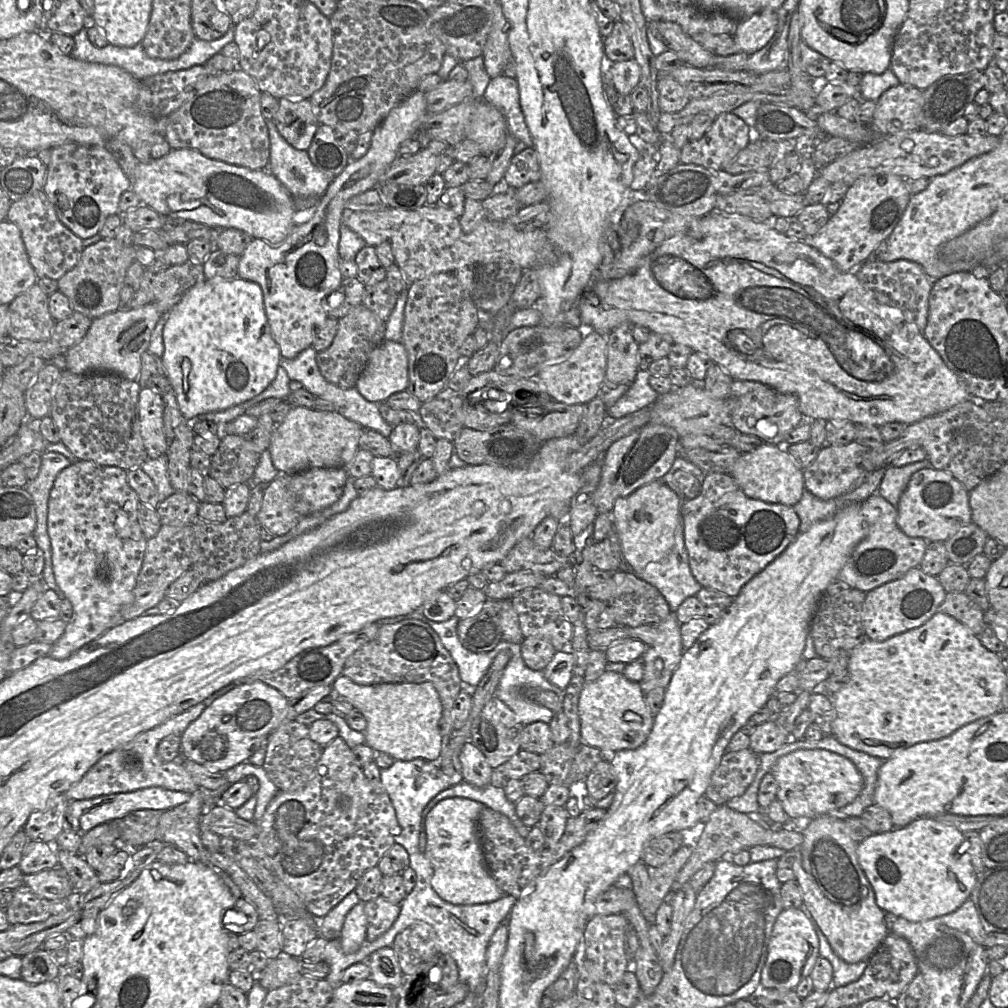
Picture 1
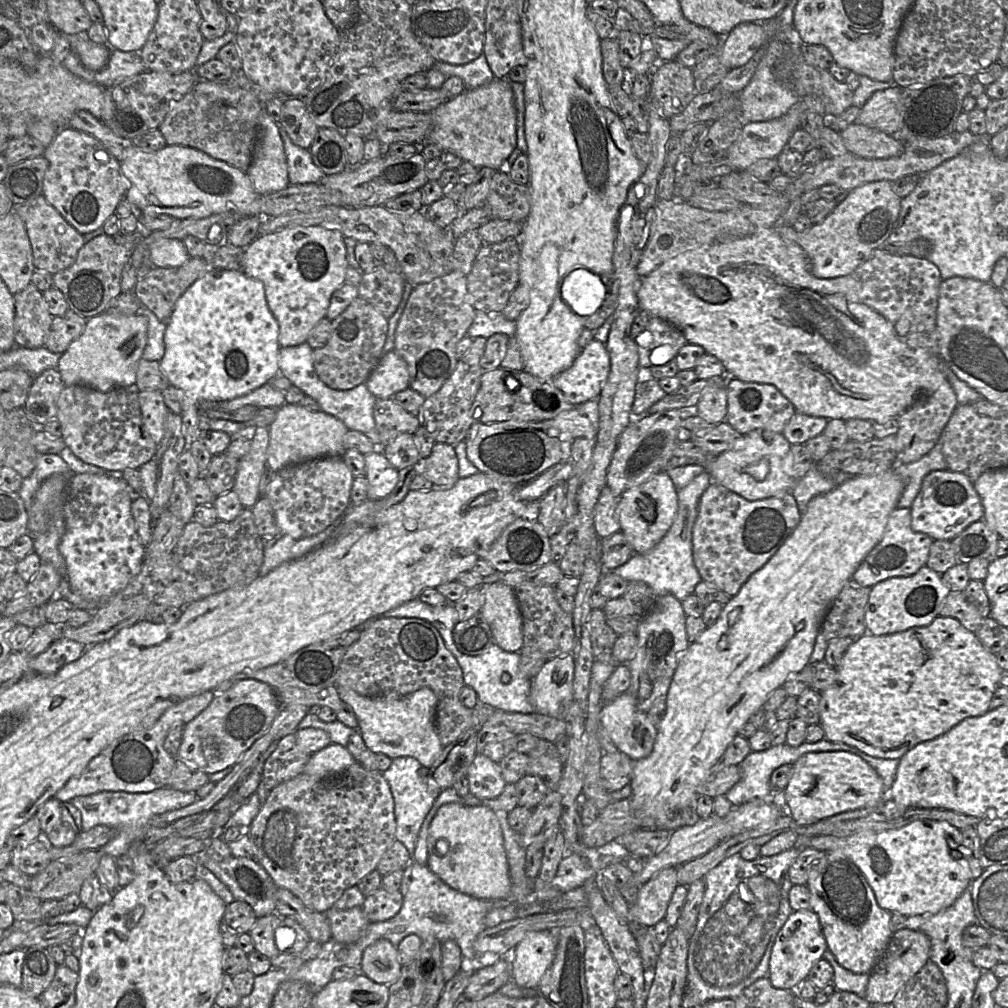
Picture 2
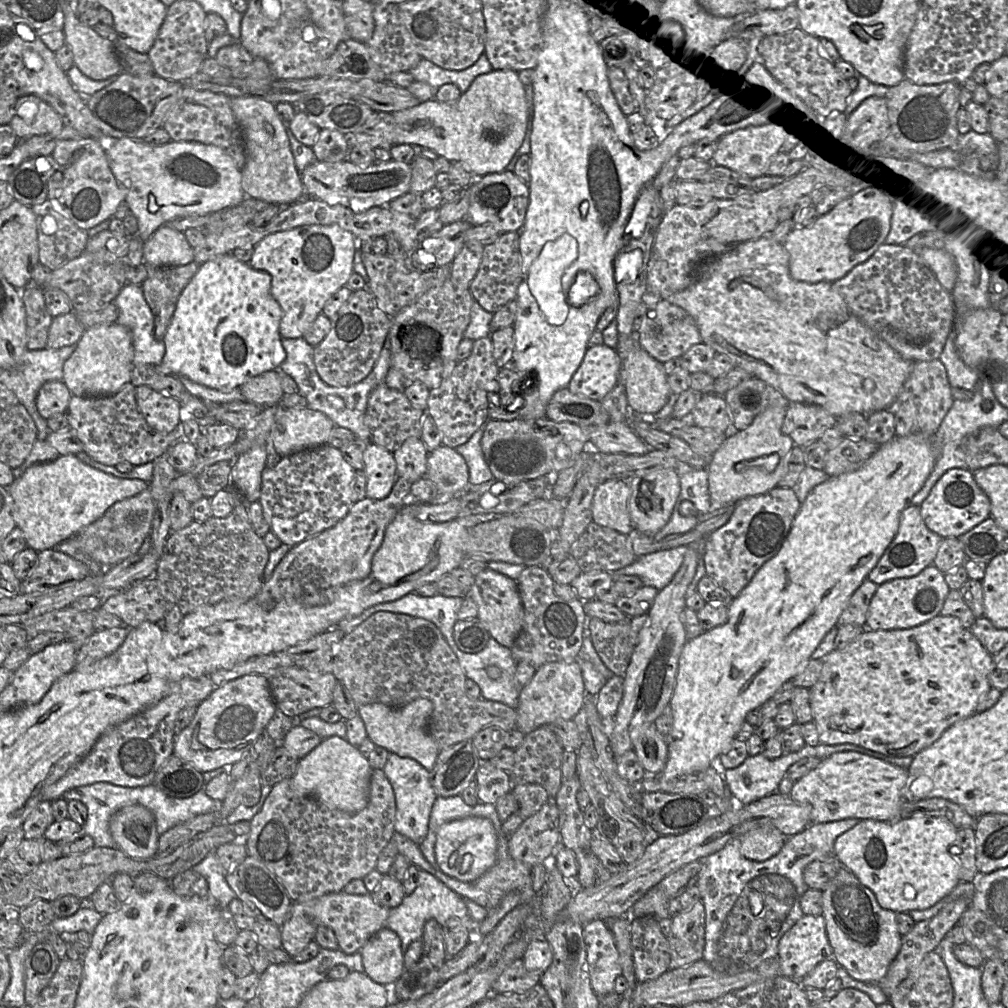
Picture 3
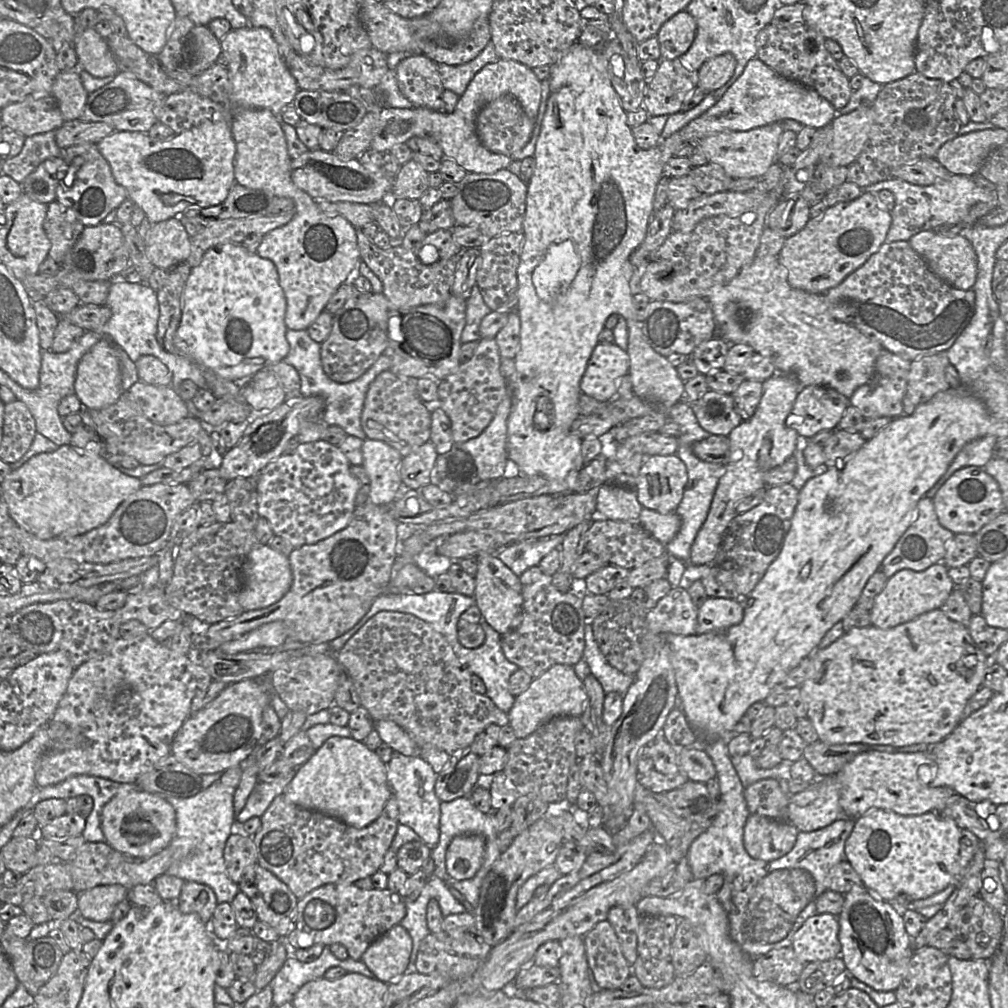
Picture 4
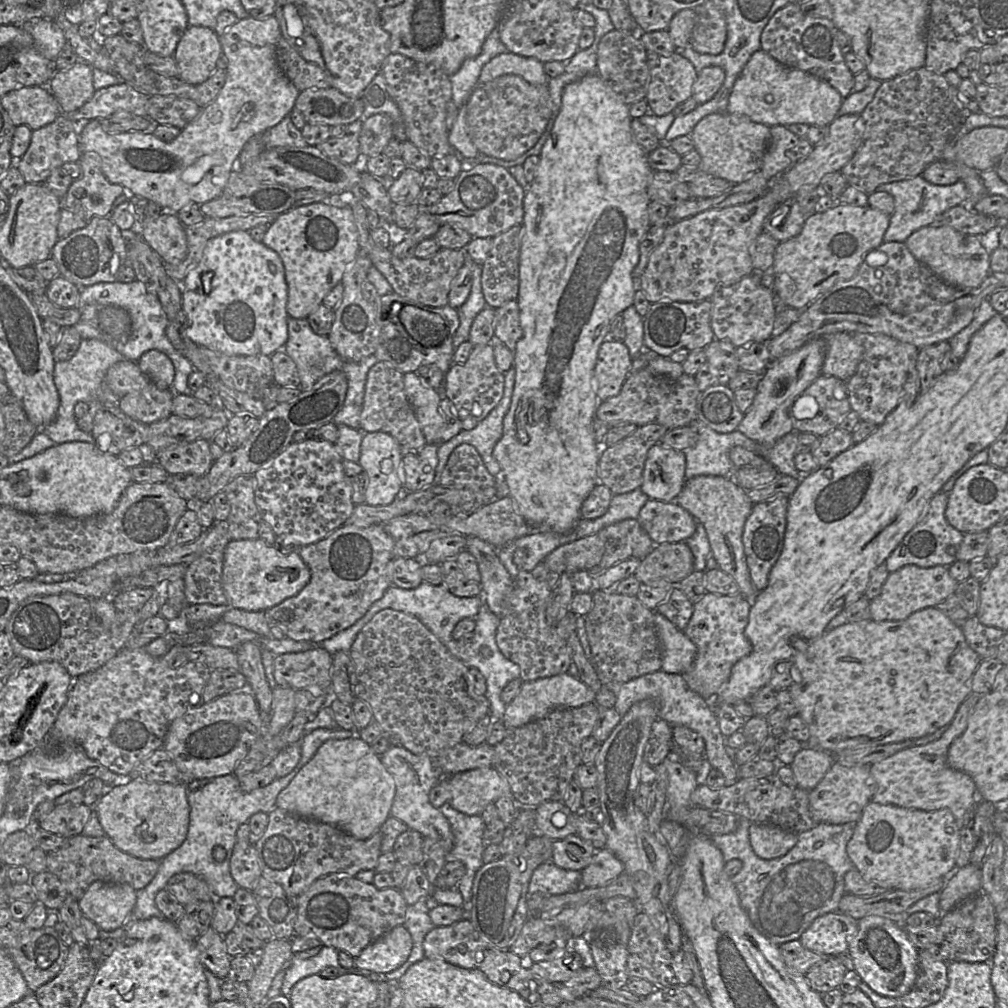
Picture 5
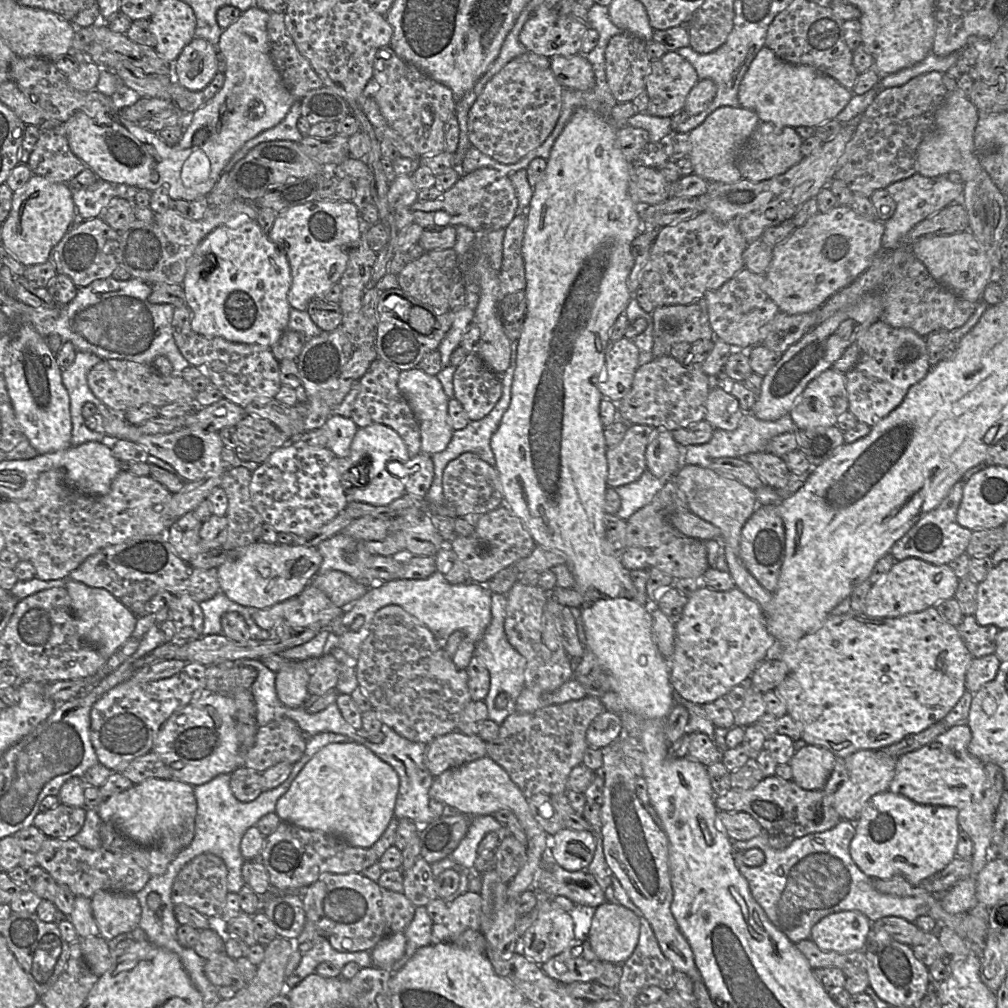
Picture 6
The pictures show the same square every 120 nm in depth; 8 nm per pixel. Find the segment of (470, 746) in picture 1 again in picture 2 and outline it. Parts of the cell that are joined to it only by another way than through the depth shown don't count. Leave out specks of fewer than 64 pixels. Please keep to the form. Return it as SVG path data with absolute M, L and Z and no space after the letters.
M477 753L467 769L470 793L480 799L495 799L503 792L506 782L503 779L499 764L490 758Z

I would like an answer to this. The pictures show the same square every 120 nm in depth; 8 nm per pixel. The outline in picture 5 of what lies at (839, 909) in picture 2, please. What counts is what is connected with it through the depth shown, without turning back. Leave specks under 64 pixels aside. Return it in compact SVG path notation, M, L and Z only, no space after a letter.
M871 915L858 921L857 932L849 942L847 954L852 959L853 970L869 988L881 996L901 998L915 984L918 952L896 922L888 917Z

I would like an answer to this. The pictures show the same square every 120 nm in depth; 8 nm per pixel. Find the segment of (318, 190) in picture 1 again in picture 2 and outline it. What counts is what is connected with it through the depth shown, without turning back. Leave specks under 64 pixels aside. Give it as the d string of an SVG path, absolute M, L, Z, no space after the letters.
M281 122L277 124L286 154L289 183L291 185L320 183L326 174L314 164L309 149L295 145Z

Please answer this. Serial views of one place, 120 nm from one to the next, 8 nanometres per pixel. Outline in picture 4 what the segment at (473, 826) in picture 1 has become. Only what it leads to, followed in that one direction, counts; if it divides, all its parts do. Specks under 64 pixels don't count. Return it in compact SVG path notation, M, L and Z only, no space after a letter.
M481 835L456 836L446 851L446 869L451 878L465 880L472 878L483 862L485 840Z

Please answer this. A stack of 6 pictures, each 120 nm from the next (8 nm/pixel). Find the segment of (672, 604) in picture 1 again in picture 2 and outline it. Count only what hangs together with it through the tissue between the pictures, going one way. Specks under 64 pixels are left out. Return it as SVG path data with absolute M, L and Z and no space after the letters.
M705 470L695 477L687 486L680 489L678 491L678 510L675 520L660 542L647 553L634 554L624 565L621 565L614 570L609 570L608 572L613 572L627 581L644 582L653 590L658 598L672 594L678 600L683 601L689 595L694 594L695 587L702 581L702 578L693 561L692 531L698 515L698 506L701 496L711 482L712 478L708 471Z

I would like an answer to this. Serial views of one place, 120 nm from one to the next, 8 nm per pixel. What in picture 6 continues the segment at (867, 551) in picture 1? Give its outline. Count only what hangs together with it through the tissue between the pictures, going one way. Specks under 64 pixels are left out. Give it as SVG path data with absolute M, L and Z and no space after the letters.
M958 481L951 487L937 507L928 512L902 538L893 544L890 552L896 561L915 557L931 564L942 565L948 564L966 551L972 531L960 526L956 520L964 485L964 482Z

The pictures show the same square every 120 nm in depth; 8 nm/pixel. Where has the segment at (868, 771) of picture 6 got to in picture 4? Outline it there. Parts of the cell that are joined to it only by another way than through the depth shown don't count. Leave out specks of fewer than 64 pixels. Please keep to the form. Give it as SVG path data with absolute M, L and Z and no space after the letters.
M819 776L804 791L790 796L788 822L800 832L826 827L845 816L839 799L840 783L836 776Z

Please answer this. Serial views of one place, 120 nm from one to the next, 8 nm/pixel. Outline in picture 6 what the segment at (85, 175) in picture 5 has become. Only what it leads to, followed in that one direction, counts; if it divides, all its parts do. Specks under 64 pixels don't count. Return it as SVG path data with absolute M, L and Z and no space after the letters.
M98 179L88 187L74 189L72 198L76 206L76 214L84 220L101 216L110 201L117 197L117 185Z

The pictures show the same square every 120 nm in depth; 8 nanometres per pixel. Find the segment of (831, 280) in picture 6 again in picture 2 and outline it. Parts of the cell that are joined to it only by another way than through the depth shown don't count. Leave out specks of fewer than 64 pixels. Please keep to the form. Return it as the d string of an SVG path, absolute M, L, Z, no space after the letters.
M876 181L861 185L849 191L848 196L819 224L803 233L796 232L792 226L777 225L777 232L787 240L797 243L807 254L810 271L817 278L835 278L853 273L866 262L874 250L878 249L893 231L901 209L901 198L892 188L890 181Z

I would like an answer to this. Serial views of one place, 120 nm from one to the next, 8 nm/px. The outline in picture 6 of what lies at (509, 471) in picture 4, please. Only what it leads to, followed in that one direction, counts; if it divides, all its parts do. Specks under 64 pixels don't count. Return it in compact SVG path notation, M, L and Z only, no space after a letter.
M518 340L511 342L511 359L510 365L501 375L502 382L502 394L493 409L482 419L476 421L470 421L466 427L453 432L451 441L447 445L446 449L442 452L438 452L432 455L434 464L434 479L432 485L426 495L426 500L431 506L440 506L444 504L444 493L443 493L443 473L447 464L457 458L459 455L465 452L475 453L479 458L487 462L492 467L495 467L496 461L494 453L490 447L490 440L494 432L497 430L503 414L507 410L511 401L511 388L514 377L514 371L516 368L516 356L517 356Z

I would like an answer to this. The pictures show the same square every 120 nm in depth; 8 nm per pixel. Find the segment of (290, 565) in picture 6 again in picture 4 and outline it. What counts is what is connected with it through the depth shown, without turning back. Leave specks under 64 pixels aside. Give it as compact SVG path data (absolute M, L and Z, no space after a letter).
M267 544L256 545L247 555L243 565L244 584L238 601L244 611L268 607L280 600L292 585L292 572L287 556Z

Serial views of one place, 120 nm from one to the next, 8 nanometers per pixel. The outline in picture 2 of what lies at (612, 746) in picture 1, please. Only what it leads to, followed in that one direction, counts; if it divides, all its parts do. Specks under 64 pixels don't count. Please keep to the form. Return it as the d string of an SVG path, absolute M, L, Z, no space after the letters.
M628 691L602 704L600 723L619 751L637 761L648 757L654 748L657 728L645 712L637 708Z

